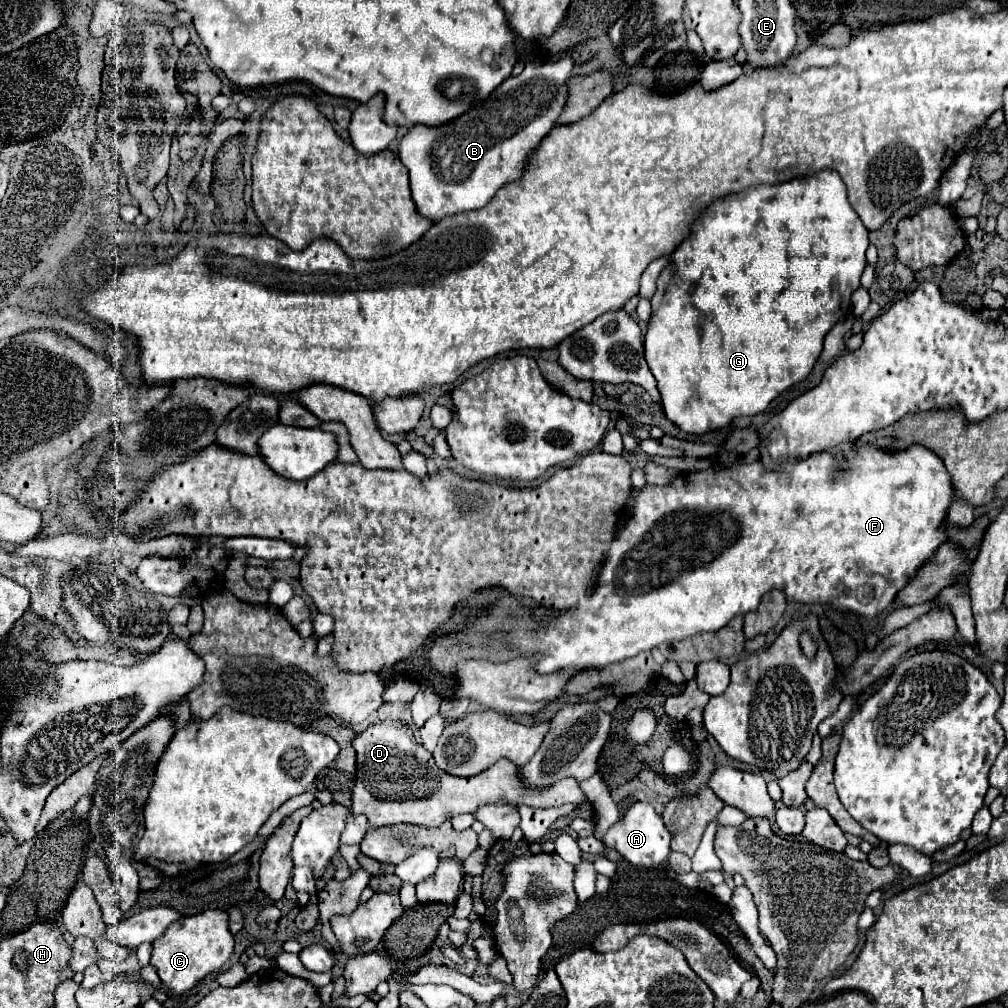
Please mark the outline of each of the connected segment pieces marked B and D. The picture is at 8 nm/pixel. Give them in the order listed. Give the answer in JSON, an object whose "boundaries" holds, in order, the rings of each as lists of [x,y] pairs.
{"boundaries":[[[[569,54],[561,56],[559,60],[529,62],[519,76],[507,78],[491,94],[491,100],[485,100],[481,106],[471,108],[467,114],[455,118],[453,122],[439,128],[427,128],[423,124],[413,126],[401,140],[399,156],[409,170],[411,192],[419,214],[433,222],[439,222],[451,214],[483,208],[503,184],[519,180],[527,168],[531,154],[557,124],[557,118],[567,102],[567,80],[571,78],[571,70],[573,58]]],[[[383,720],[367,726],[355,734],[353,748],[357,752],[355,788],[351,792],[351,814],[365,814],[371,826],[391,824],[417,824],[439,826],[455,814],[473,814],[481,804],[527,804],[535,808],[563,806],[573,802],[581,806],[587,798],[579,790],[579,784],[571,778],[559,780],[549,790],[527,790],[515,774],[515,764],[499,760],[485,772],[471,778],[451,776],[435,766],[431,752],[423,744],[415,742],[413,730],[399,720]]]]}

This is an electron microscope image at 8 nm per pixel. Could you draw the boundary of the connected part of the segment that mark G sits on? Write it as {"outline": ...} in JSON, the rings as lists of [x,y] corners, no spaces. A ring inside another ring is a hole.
{"outline":[[[823,168],[813,176],[799,176],[797,180],[789,180],[785,184],[769,184],[769,186],[761,184],[761,188],[747,188],[745,192],[737,192],[737,196],[727,196],[725,200],[713,200],[713,204],[705,208],[705,216],[699,216],[697,224],[693,224],[693,232],[689,232],[689,236],[671,254],[669,266],[659,274],[657,292],[651,298],[653,314],[645,334],[645,360],[649,364],[651,374],[657,380],[657,390],[661,394],[665,416],[673,424],[677,424],[683,432],[689,434],[705,434],[709,430],[721,430],[729,426],[733,418],[753,416],[763,412],[769,406],[769,402],[777,398],[783,390],[791,388],[795,382],[805,380],[823,350],[825,334],[839,320],[837,318],[839,308],[841,308],[841,318],[845,318],[851,310],[849,298],[853,290],[861,286],[859,278],[865,270],[865,250],[869,246],[867,234],[869,234],[867,228],[863,226],[861,218],[847,200],[845,182],[841,180],[841,176],[837,176],[837,172],[831,172],[831,168]]]}

